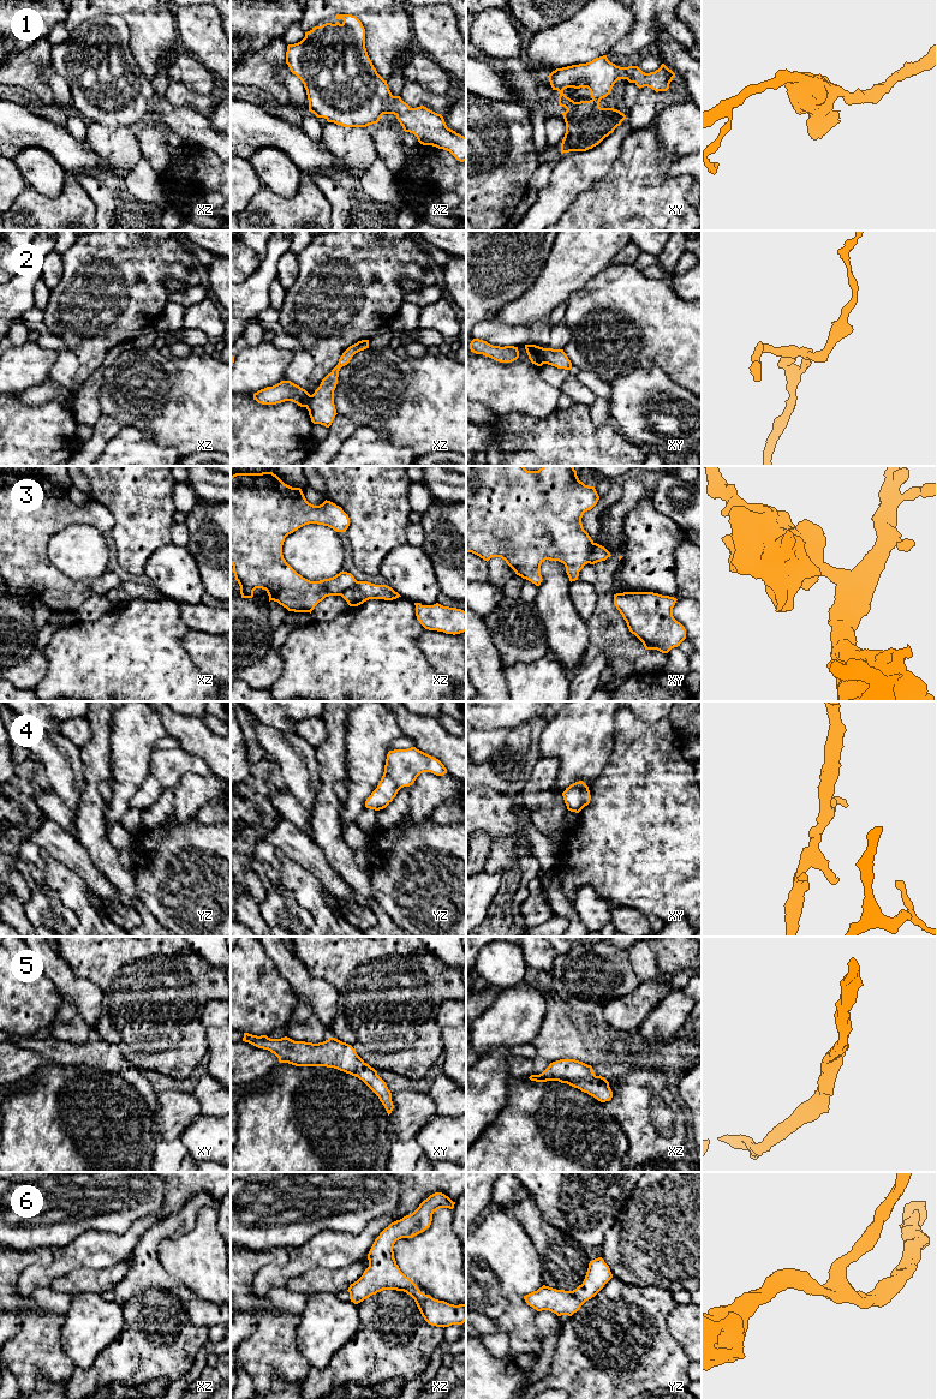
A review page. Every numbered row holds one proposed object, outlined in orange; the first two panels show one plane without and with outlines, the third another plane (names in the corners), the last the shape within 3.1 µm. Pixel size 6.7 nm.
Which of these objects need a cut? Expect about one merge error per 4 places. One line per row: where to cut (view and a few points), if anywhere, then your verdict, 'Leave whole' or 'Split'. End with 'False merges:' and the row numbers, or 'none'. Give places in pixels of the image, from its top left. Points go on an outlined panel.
1: No split. Leave whole
2: Split along xy (544, 348), (543, 363). Split
3: Split along xy (595, 543), (586, 562). Split
4: No split. Leave whole
5: No split. Leave whole
6: No split. Leave whole
False merges: 2, 3

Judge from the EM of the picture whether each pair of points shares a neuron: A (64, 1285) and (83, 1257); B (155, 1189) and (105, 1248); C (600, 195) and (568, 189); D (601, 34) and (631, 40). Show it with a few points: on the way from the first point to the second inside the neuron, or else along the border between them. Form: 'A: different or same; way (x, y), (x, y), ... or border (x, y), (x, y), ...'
A: different; border (103, 1268), (77, 1267), (55, 1278), (51, 1284)
B: different; border (141, 1218), (121, 1233), (89, 1231)
C: different; border (607, 173), (583, 191), (566, 211)
D: different; border (633, 12), (633, 27), (610, 51)

